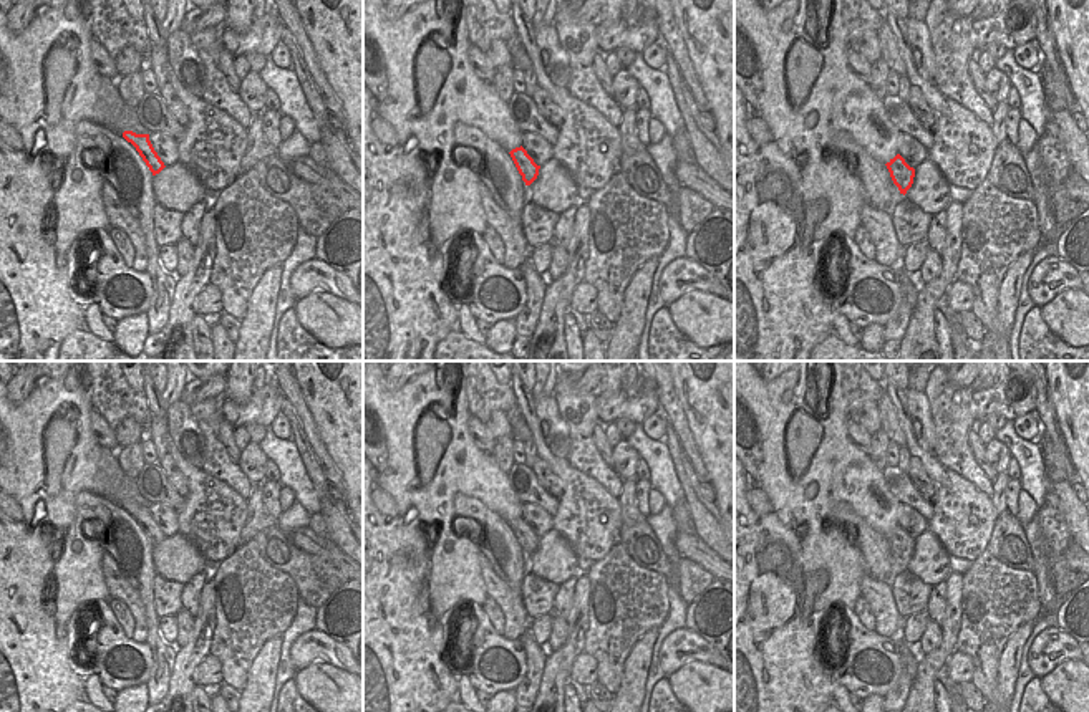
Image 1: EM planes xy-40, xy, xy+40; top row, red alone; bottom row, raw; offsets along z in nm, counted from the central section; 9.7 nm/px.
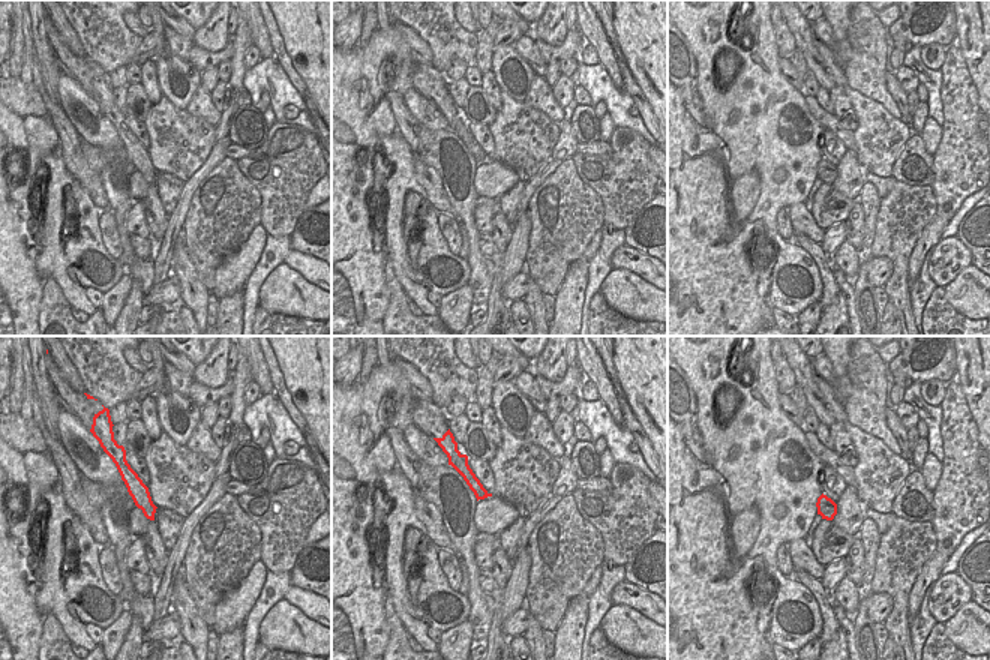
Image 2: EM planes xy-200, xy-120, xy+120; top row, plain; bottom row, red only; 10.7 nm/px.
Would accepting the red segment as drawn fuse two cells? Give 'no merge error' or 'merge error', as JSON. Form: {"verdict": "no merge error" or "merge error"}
{"verdict": "merge error"}

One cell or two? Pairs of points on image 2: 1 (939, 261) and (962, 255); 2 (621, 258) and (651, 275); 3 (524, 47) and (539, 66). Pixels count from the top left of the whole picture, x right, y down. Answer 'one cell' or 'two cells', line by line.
1: one cell
2: one cell
3: one cell

